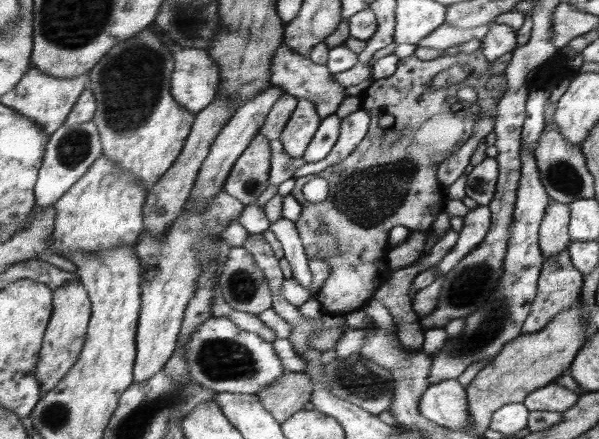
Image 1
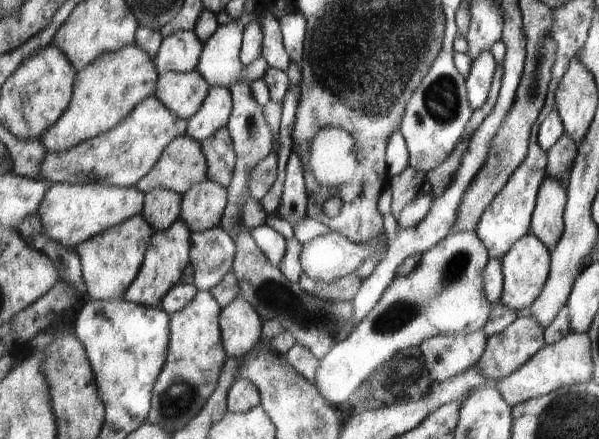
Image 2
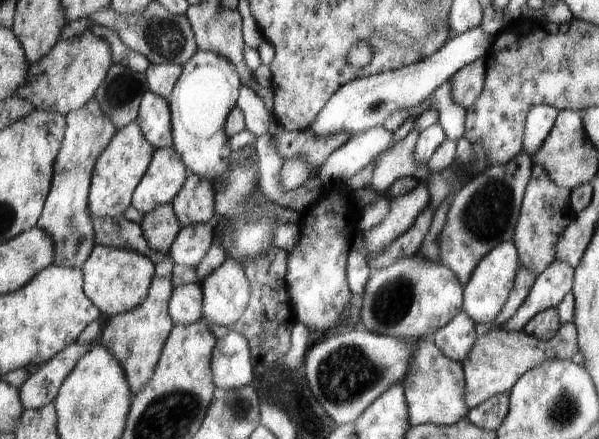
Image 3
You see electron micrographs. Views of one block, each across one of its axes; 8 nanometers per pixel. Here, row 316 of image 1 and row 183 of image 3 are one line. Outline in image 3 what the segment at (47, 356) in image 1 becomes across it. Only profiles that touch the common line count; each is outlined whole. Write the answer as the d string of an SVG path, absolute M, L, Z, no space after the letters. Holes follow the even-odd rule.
M91 100L82 110L66 116L68 128L63 140L55 176L38 228L47 230L55 240L55 262L59 266L83 269L96 246L90 192L96 164L109 148L119 128L99 100Z

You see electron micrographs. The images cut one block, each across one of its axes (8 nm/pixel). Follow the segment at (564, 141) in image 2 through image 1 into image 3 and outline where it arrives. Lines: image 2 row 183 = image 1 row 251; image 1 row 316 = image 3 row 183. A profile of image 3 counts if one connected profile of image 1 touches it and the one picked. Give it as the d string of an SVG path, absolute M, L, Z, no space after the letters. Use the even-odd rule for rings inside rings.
M534 166L534 177L527 186L521 218L519 218L517 230L515 230L515 245L519 250L522 266L535 270L535 274L543 274L555 261L555 246L574 218L571 211L571 189L559 186L551 180L545 166Z

